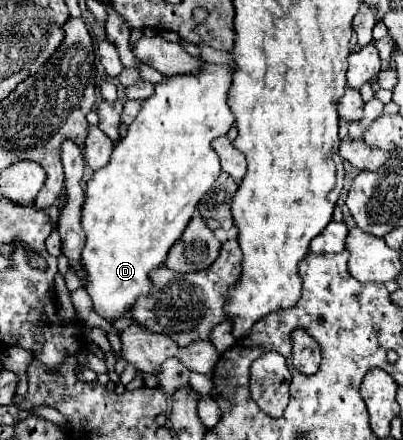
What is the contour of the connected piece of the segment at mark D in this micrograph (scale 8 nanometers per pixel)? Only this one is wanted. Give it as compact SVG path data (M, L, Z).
M201 59L199 73L171 75L165 77L165 81L155 83L155 93L143 101L143 107L137 119L129 125L127 135L115 143L109 163L95 171L89 179L81 211L81 223L87 235L81 263L87 271L85 289L101 317L121 317L137 297L151 291L149 271L163 265L169 249L191 221L199 199L219 177L221 165L211 149L211 141L219 135L227 135L235 123L235 117L227 105L227 89L231 85L233 73L233 63L223 65Z

